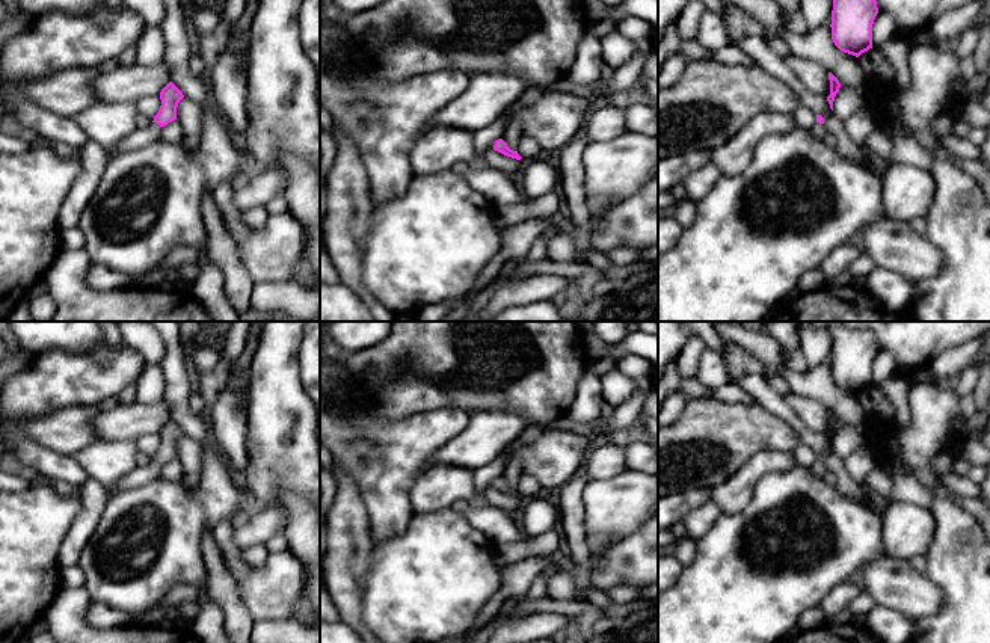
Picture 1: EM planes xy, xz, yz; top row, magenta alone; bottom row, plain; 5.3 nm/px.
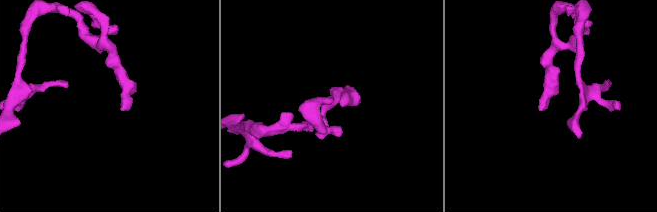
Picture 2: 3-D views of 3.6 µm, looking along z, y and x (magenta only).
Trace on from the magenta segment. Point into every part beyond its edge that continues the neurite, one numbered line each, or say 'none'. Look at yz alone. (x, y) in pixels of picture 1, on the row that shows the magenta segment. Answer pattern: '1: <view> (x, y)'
1: yz (820, 132)

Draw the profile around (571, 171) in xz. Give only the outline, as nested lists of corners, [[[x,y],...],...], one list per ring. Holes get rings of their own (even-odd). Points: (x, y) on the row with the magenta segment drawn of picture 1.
[[[576,136],[560,149],[558,163],[555,165],[560,178],[558,181],[570,211],[569,226],[583,234],[592,228],[595,220],[587,208],[587,196],[584,190],[583,152],[586,145],[587,140],[584,136]]]

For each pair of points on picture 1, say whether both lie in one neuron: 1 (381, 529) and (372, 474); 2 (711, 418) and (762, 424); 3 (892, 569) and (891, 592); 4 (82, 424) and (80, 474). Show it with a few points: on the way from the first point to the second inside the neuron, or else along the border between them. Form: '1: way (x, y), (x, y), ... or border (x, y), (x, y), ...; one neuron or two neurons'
1: way (381, 515), (381, 488); one neuron
2: way (723, 424), (750, 424); one neuron
3: way (891, 575), (891, 586); one neuron
4: border (38, 443), (71, 456); two neurons

